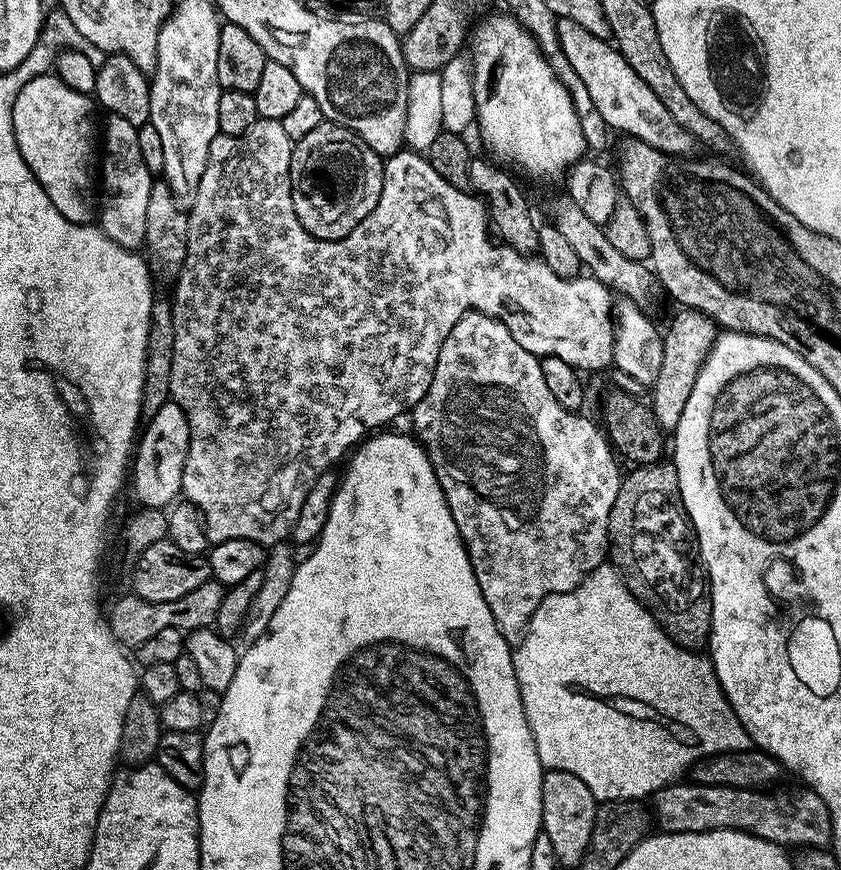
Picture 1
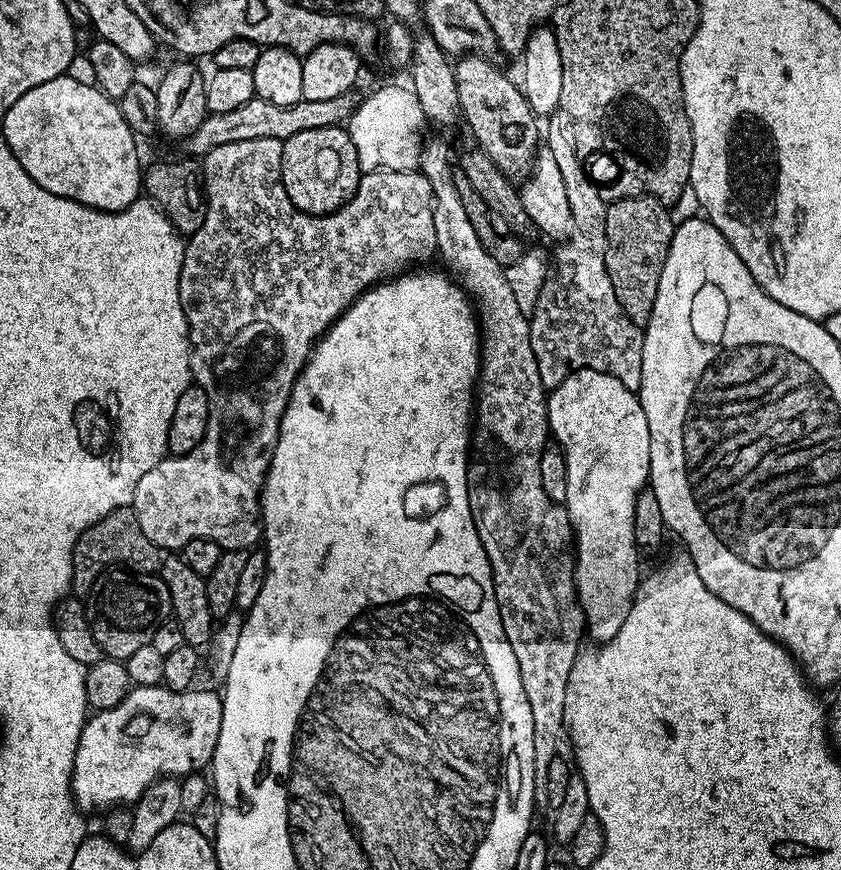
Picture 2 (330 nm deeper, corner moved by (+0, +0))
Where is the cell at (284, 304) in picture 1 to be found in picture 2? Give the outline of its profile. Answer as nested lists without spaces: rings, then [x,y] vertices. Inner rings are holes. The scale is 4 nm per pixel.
[[[253,138],[250,142],[229,142],[226,146],[214,146],[214,150],[210,150],[202,157],[202,183],[204,186],[204,205],[206,206],[206,222],[202,222],[202,226],[194,235],[187,237],[184,246],[184,257],[182,258],[182,274],[180,275],[180,301],[182,302],[182,310],[186,314],[186,322],[188,323],[188,341],[192,349],[190,350],[190,366],[192,367],[192,379],[195,387],[202,389],[208,399],[208,425],[204,431],[202,442],[198,442],[198,446],[194,450],[190,450],[190,454],[185,456],[169,455],[162,462],[158,462],[158,466],[154,466],[154,470],[149,470],[146,474],[142,474],[142,478],[138,482],[138,486],[134,490],[134,498],[130,505],[133,512],[138,518],[138,526],[142,526],[142,534],[146,534],[146,538],[150,538],[150,542],[154,542],[162,550],[183,550],[186,542],[194,542],[194,538],[206,538],[210,542],[218,542],[218,546],[222,550],[248,550],[253,546],[259,545],[262,540],[262,517],[260,515],[260,492],[264,488],[264,477],[268,474],[268,467],[272,461],[274,454],[274,446],[278,442],[278,434],[280,433],[280,420],[284,417],[284,411],[288,405],[288,399],[292,393],[292,387],[300,372],[304,369],[304,364],[308,357],[312,355],[312,349],[316,346],[316,341],[327,332],[328,327],[341,316],[348,307],[354,303],[363,292],[367,292],[373,284],[381,283],[393,274],[400,274],[409,266],[420,266],[423,260],[428,260],[431,256],[437,255],[436,251],[436,235],[434,234],[434,210],[432,209],[432,191],[430,190],[430,182],[425,178],[424,173],[417,170],[414,172],[399,172],[398,170],[390,170],[389,168],[381,168],[378,172],[366,172],[361,175],[358,182],[358,190],[355,194],[342,205],[338,211],[329,212],[326,216],[311,216],[309,212],[298,210],[294,206],[294,202],[290,202],[290,198],[284,189],[284,183],[280,177],[280,167],[282,166],[282,150],[284,149],[284,141],[278,138]]]

